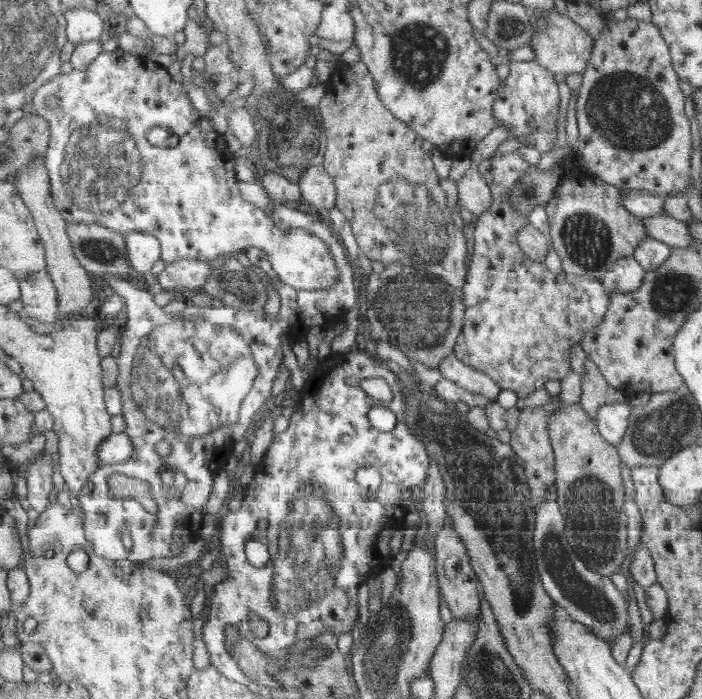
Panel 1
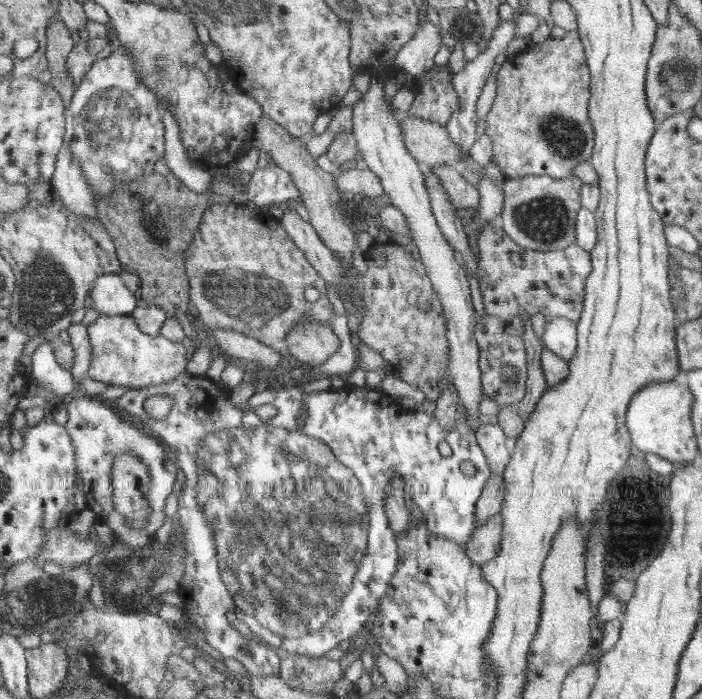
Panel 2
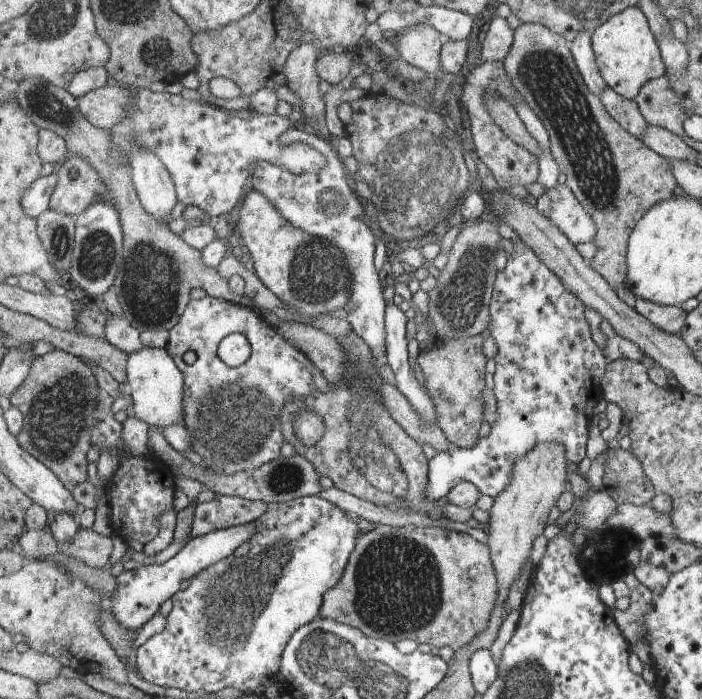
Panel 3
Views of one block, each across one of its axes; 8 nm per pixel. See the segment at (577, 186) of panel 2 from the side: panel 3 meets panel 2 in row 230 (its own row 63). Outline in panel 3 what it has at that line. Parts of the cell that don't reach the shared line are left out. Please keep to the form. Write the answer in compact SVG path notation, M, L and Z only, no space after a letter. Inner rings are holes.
M522 23L515 32L514 45L505 60L506 69L524 100L548 128L552 155L567 176L565 185L569 185L596 222L597 232L593 243L596 244L597 250L589 265L601 273L614 290L619 286L628 287L630 235L643 215L671 196L675 188L672 165L648 144L644 144L643 140L625 130L609 114L600 96L595 94L584 81L574 59L570 42L565 36L541 23Z

